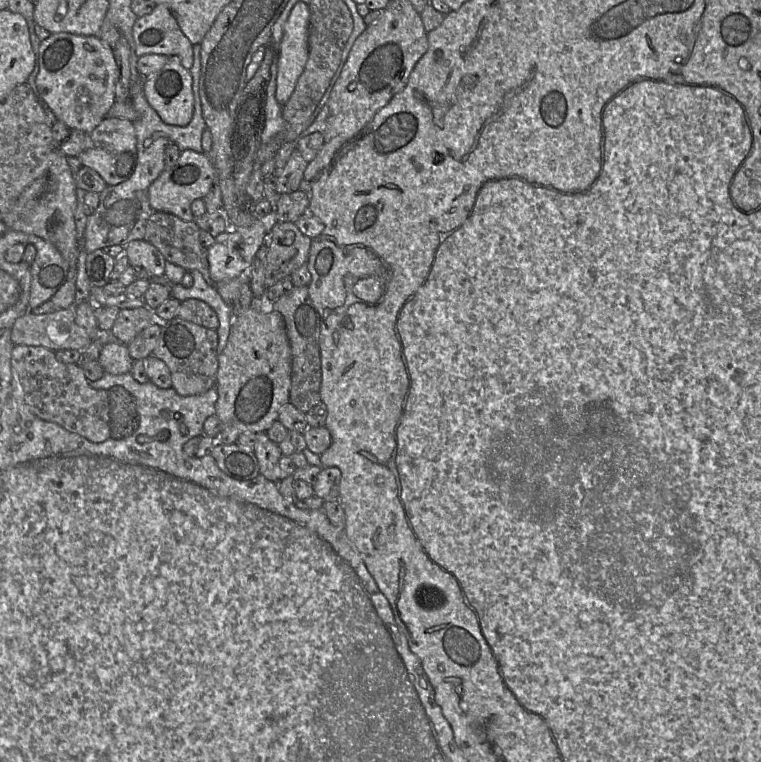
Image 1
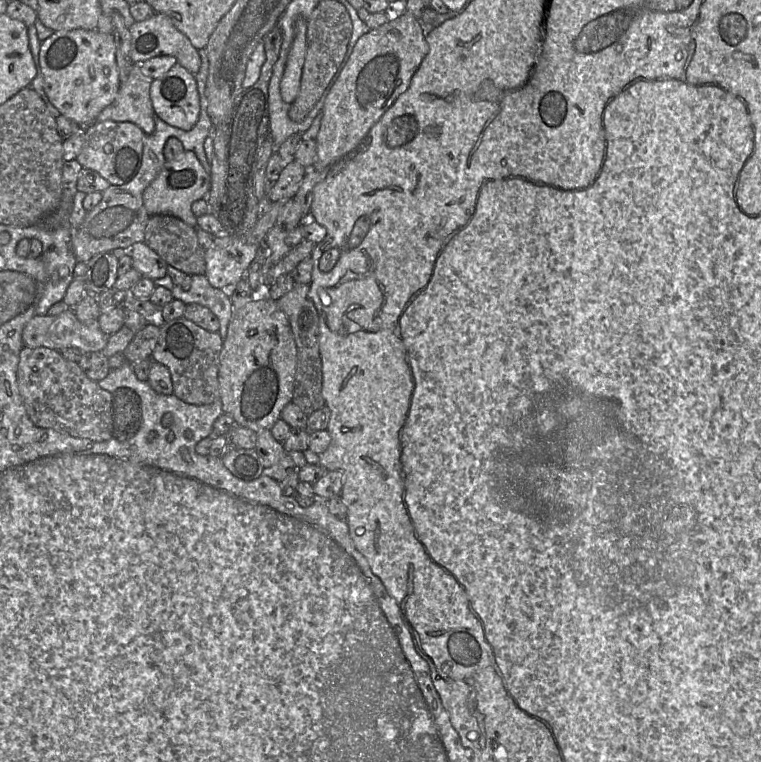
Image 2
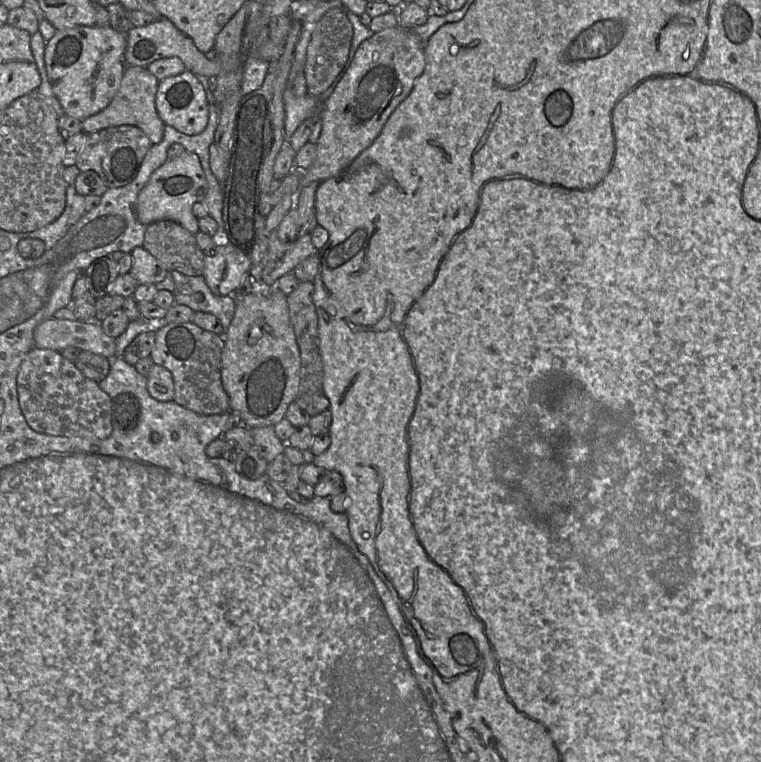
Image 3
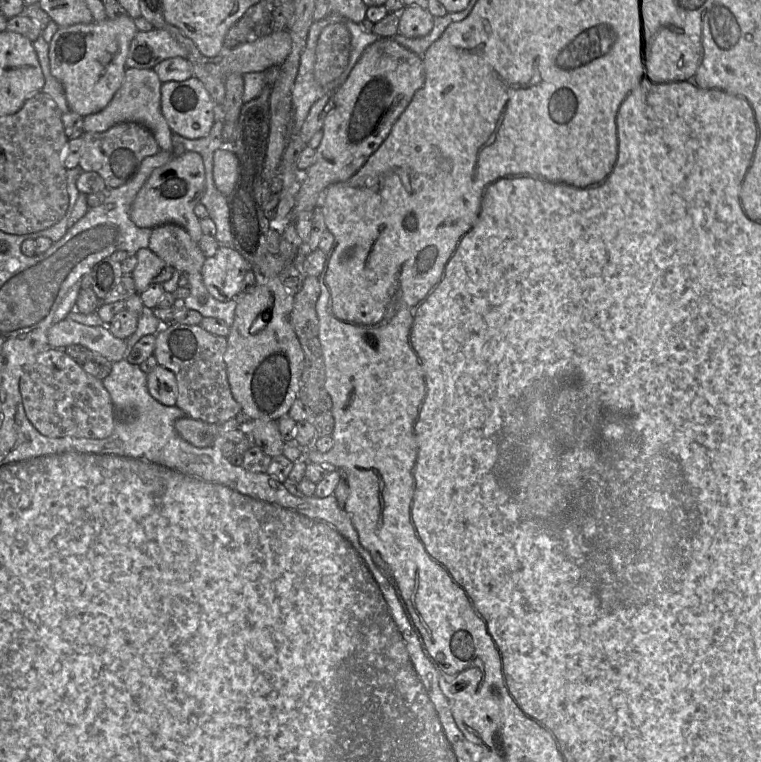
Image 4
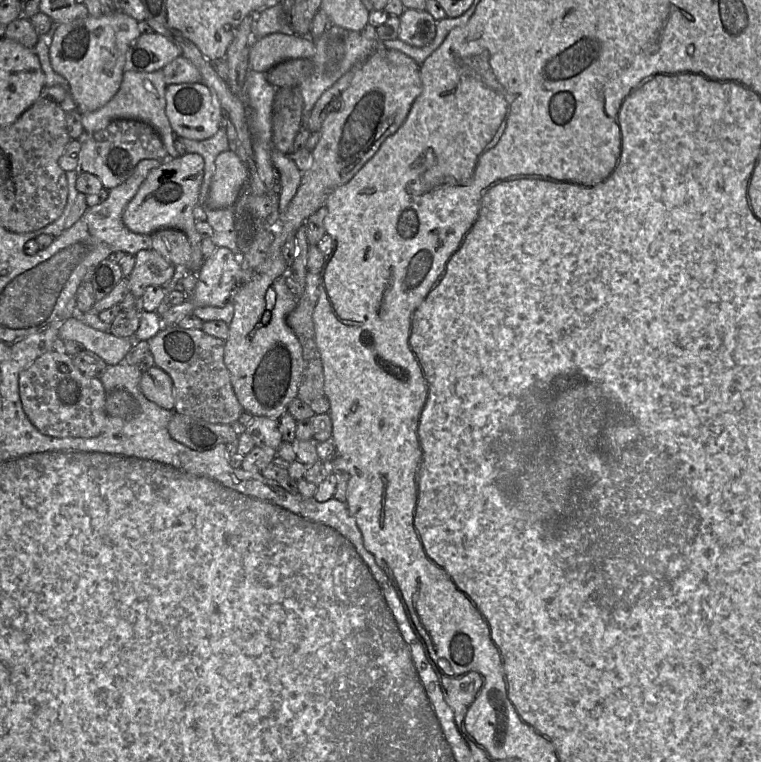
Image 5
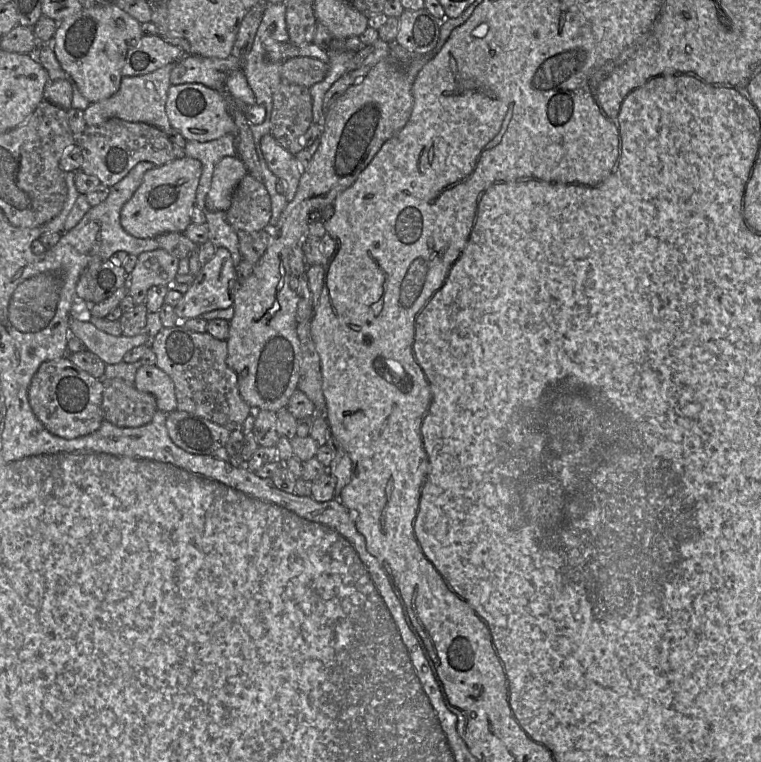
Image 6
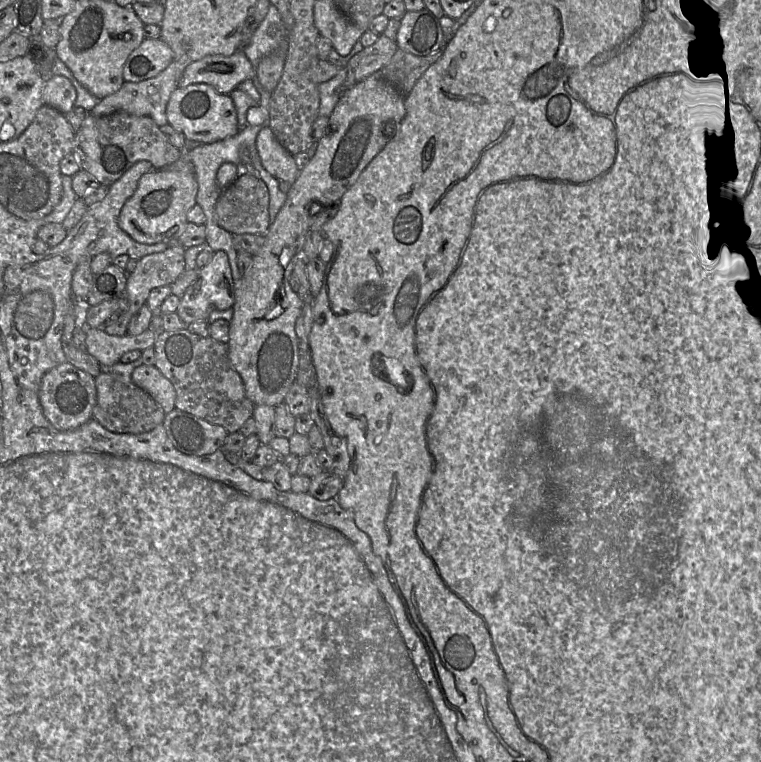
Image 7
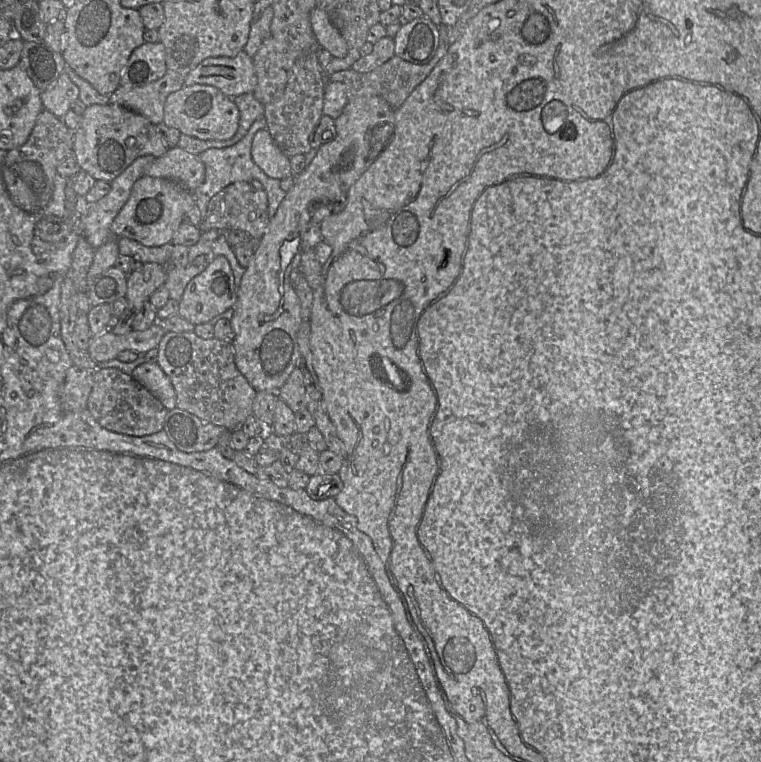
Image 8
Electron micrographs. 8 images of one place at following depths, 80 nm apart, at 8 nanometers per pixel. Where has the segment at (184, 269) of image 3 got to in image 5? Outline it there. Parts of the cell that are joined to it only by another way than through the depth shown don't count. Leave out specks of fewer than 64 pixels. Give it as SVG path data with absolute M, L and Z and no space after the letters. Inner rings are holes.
M162 229L151 235L152 250L175 266L186 266L190 271L192 250L185 233L177 229Z

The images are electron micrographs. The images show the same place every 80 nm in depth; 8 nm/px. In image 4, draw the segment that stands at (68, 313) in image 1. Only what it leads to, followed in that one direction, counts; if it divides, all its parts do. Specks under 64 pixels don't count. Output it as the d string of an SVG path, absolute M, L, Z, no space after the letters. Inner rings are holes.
M68 318L49 328L47 340L51 347L58 349L72 344L82 345L111 363L125 359L128 353L126 340L115 337L107 326L88 326Z

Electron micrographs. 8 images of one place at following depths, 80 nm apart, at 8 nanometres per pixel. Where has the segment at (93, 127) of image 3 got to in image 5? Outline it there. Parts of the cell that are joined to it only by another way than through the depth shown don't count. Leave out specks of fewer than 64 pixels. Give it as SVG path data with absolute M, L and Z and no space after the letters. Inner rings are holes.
M162 70L154 72L125 71L121 86L114 97L102 108L82 114L82 124L86 132L98 132L105 129L115 120L136 120L150 125L162 139L170 158L178 158L181 155L174 147L174 132L166 116L165 91L167 84Z

